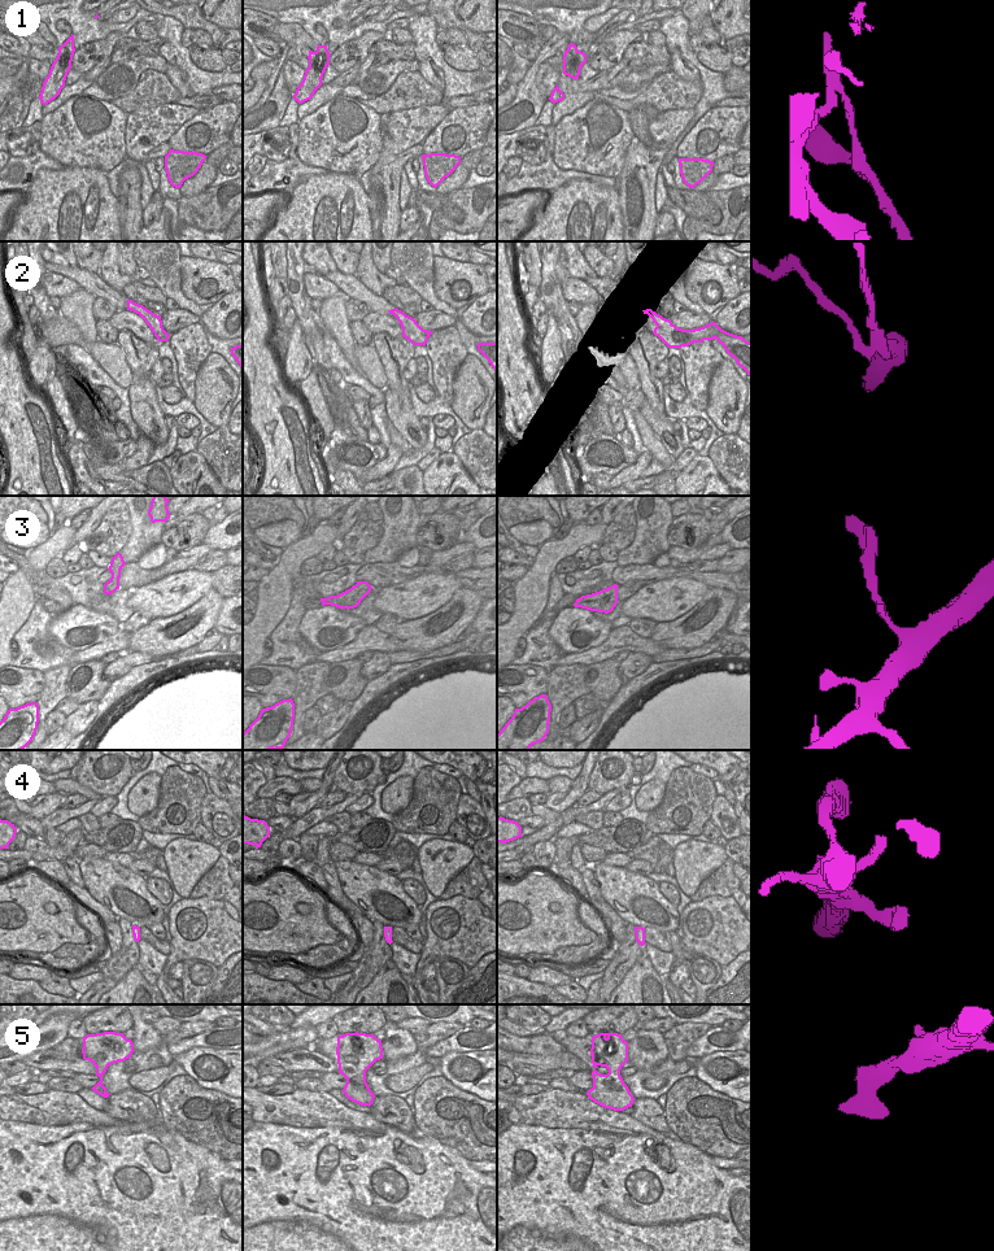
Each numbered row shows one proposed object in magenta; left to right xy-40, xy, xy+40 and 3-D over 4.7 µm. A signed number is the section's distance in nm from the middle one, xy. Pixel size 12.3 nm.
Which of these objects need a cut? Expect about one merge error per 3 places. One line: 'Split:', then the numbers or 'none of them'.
Split: 1, 2, 3

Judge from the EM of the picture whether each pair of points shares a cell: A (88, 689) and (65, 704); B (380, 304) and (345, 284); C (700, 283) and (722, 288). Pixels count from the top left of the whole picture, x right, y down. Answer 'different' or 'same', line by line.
A: different
B: same
C: same

